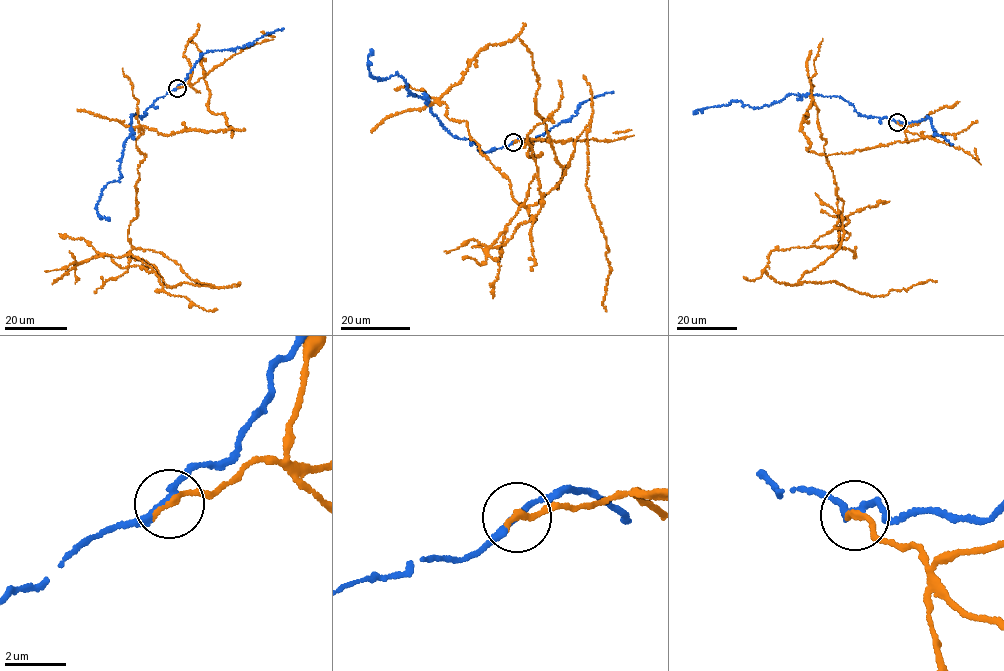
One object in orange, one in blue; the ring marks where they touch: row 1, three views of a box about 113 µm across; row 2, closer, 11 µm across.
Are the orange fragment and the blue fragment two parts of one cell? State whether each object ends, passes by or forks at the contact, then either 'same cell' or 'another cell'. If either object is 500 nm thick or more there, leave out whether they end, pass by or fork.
orange ends; blue passes by; another cell

